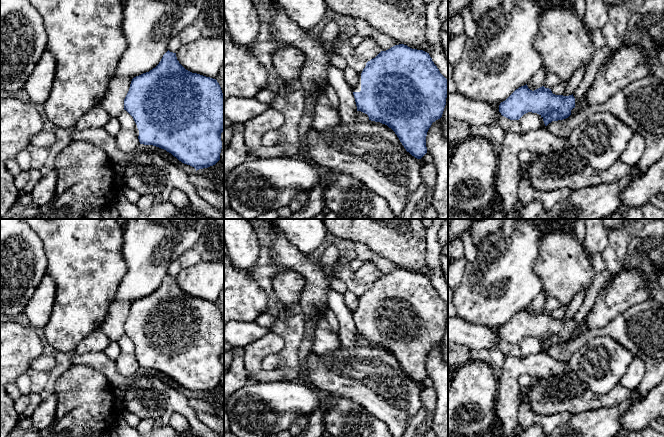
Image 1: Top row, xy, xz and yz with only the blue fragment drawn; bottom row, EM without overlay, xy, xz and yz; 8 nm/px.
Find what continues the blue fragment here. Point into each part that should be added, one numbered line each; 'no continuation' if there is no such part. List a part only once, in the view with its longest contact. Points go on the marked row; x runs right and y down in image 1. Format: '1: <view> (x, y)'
1: xz (357, 88)

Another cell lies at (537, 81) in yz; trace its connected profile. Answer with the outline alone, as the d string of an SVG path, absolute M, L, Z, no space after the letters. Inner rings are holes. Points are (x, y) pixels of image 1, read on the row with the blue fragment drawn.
M542 67L527 83L527 86L530 90L534 91L543 86L547 73Z

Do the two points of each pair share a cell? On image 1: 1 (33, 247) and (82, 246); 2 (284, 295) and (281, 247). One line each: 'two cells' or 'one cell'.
1: two cells
2: two cells

